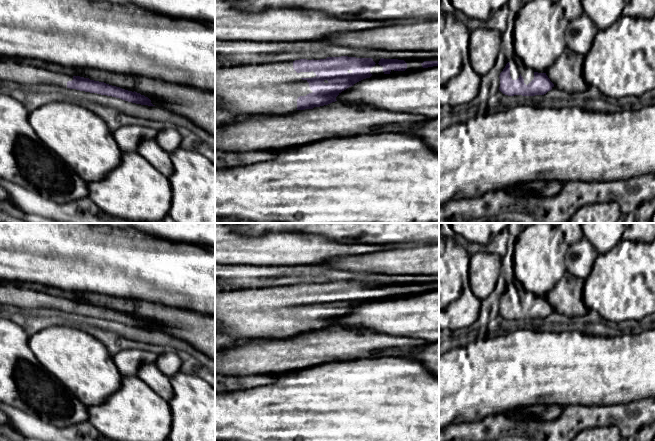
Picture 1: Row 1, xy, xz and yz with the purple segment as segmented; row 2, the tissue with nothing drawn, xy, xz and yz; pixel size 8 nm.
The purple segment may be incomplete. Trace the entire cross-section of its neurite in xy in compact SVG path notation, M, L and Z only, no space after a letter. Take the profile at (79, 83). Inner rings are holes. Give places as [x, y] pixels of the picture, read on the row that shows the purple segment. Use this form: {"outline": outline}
{"outline": "M0 58L0 80L19 84L51 84L80 91L112 96L122 100L148 106L155 106L151 100L137 92L128 91L104 82L90 80L67 73L59 73L44 68L16 63Z"}

